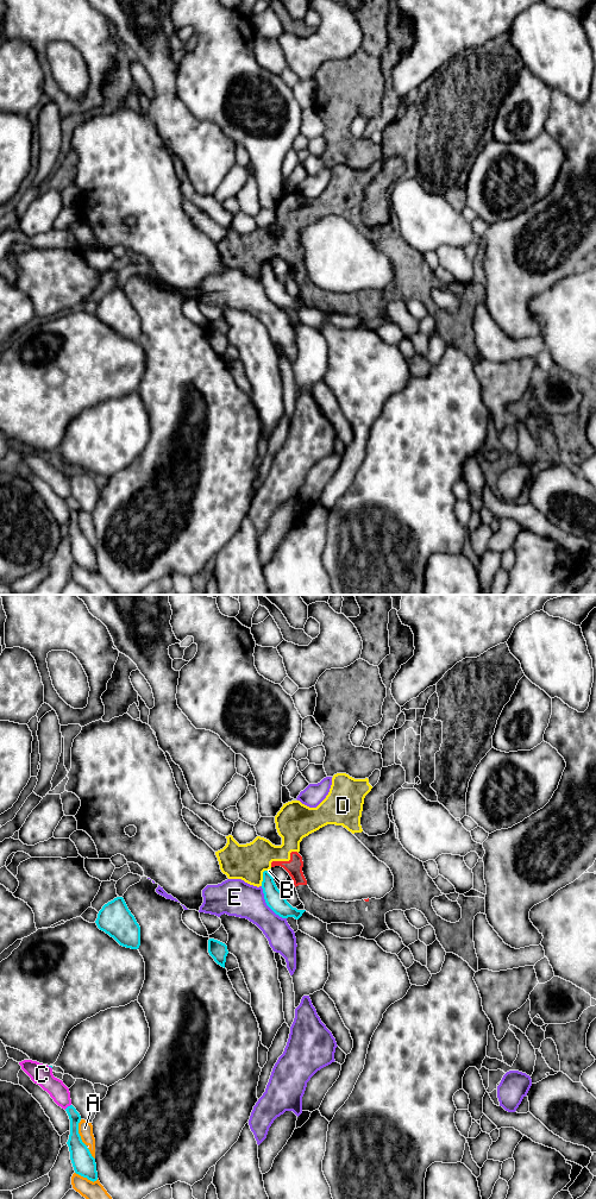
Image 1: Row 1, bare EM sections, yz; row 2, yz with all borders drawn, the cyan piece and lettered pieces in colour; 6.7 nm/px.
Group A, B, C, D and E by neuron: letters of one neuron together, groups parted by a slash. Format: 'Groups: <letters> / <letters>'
Groups: A / B D / C / E

